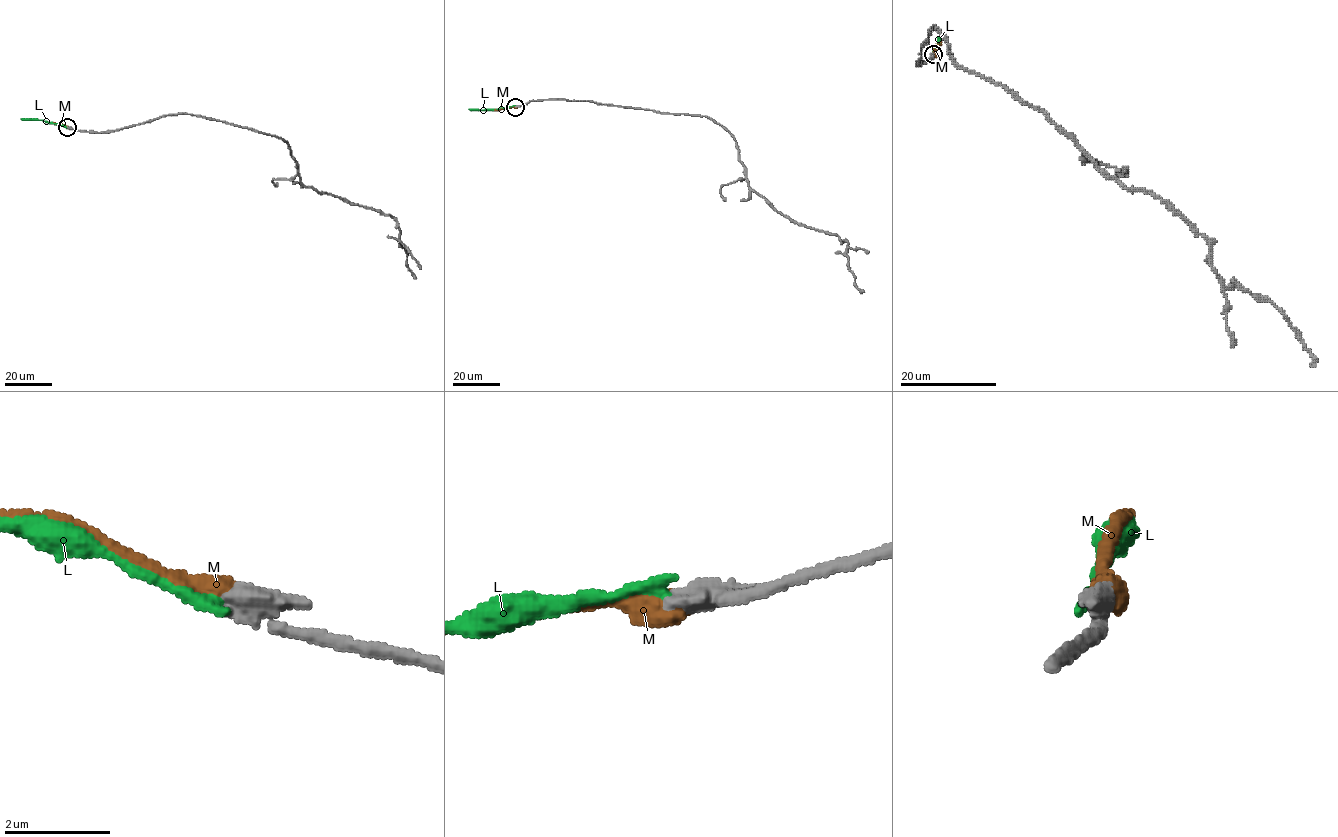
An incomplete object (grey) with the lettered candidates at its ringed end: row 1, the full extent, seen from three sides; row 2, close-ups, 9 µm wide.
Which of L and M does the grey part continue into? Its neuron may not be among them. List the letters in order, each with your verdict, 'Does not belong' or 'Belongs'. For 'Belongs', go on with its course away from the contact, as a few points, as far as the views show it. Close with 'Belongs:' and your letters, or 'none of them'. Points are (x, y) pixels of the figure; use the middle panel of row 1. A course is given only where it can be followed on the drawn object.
L: Does not belong
M: Belongs. Its course: (516, 107), (493, 110)
Belongs: M

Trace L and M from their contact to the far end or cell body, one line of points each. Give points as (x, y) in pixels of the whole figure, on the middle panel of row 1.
L: (516, 106), (468, 108)
M: (516, 107), (493, 110)

